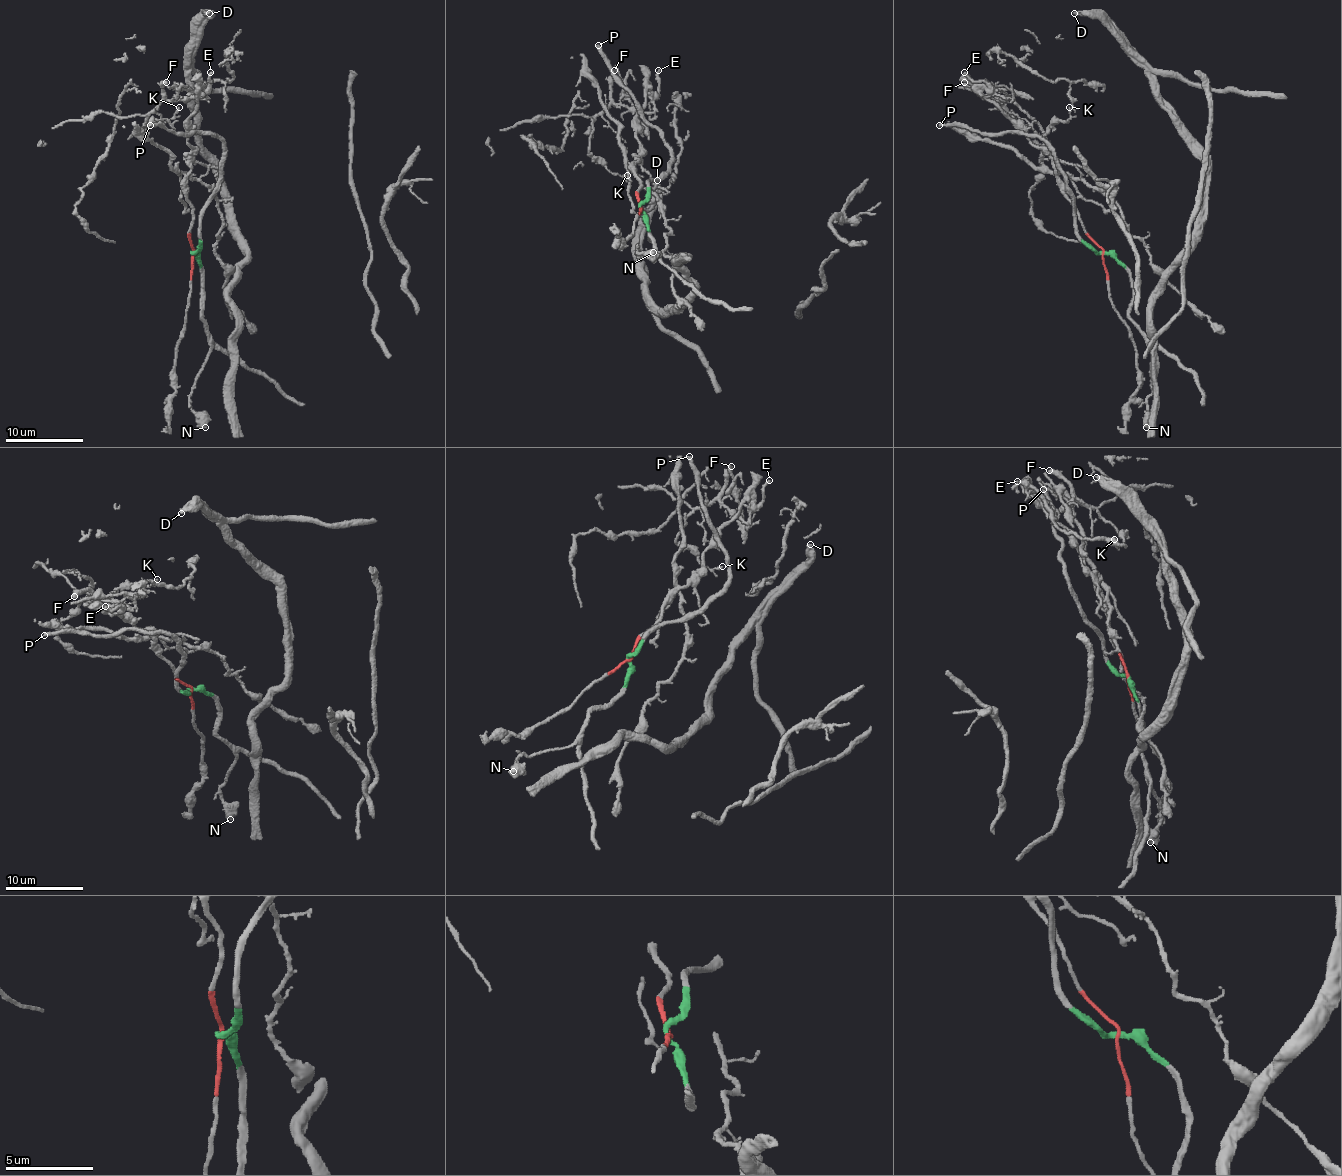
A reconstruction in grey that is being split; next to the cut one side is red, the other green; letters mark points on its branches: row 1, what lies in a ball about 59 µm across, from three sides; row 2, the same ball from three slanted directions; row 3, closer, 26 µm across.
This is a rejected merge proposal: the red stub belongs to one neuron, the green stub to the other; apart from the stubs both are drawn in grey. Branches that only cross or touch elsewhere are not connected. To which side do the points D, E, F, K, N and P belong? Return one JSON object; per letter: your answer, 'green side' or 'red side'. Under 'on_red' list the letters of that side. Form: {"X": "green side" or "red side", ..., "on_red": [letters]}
{"D": "red side", "E": "red side", "F": "red side", "K": "red side", "N": "green side", "P": "green side", "on_red": ["D", "E", "F", "K"]}

